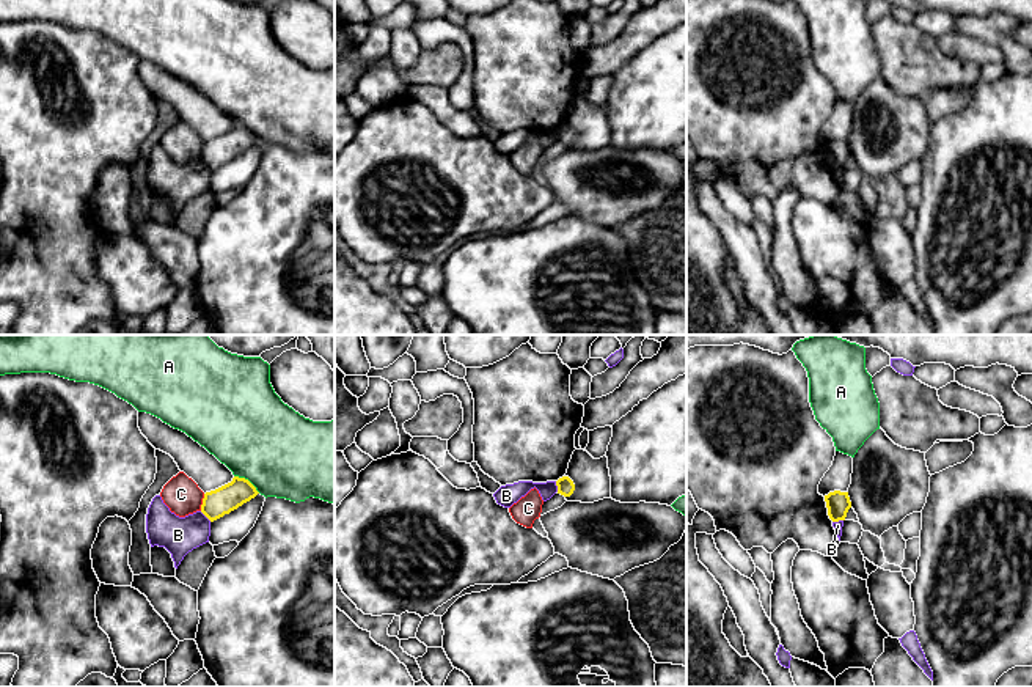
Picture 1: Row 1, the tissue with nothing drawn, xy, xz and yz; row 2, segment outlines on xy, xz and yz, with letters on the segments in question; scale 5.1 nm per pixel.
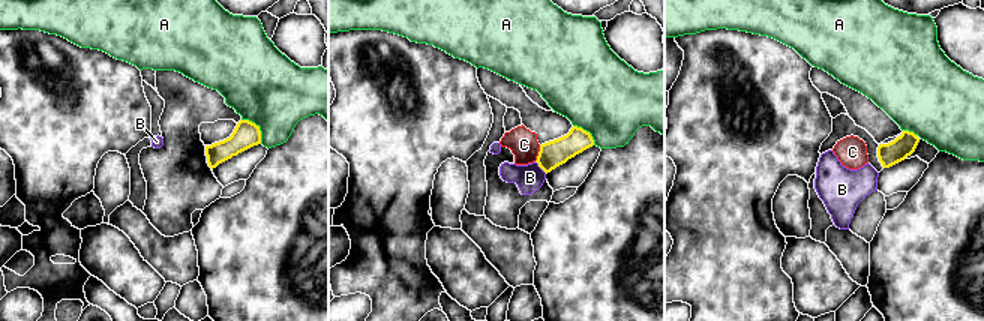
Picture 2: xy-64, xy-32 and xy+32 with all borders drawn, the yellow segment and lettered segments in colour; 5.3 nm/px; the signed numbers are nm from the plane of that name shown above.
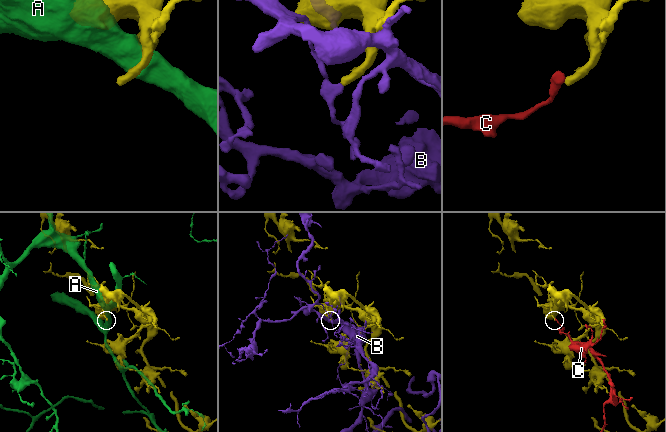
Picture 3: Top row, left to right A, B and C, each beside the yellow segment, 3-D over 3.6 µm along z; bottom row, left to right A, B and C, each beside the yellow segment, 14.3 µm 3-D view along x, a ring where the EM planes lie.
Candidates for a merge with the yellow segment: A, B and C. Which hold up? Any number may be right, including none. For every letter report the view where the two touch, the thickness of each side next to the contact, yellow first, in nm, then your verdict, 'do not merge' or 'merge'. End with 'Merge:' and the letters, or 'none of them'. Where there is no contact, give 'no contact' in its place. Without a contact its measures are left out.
A: meets yellow in xy; 140 nm thick on the yellow side, 440 nm on the other; do not merge
B: meets yellow in xy; 140 nm thick on the yellow side, 190 nm on the other; do not merge
C: meets yellow in xy; 140 nm thick on the yellow side, 190 nm on the other; do not merge
Merge: none of them

